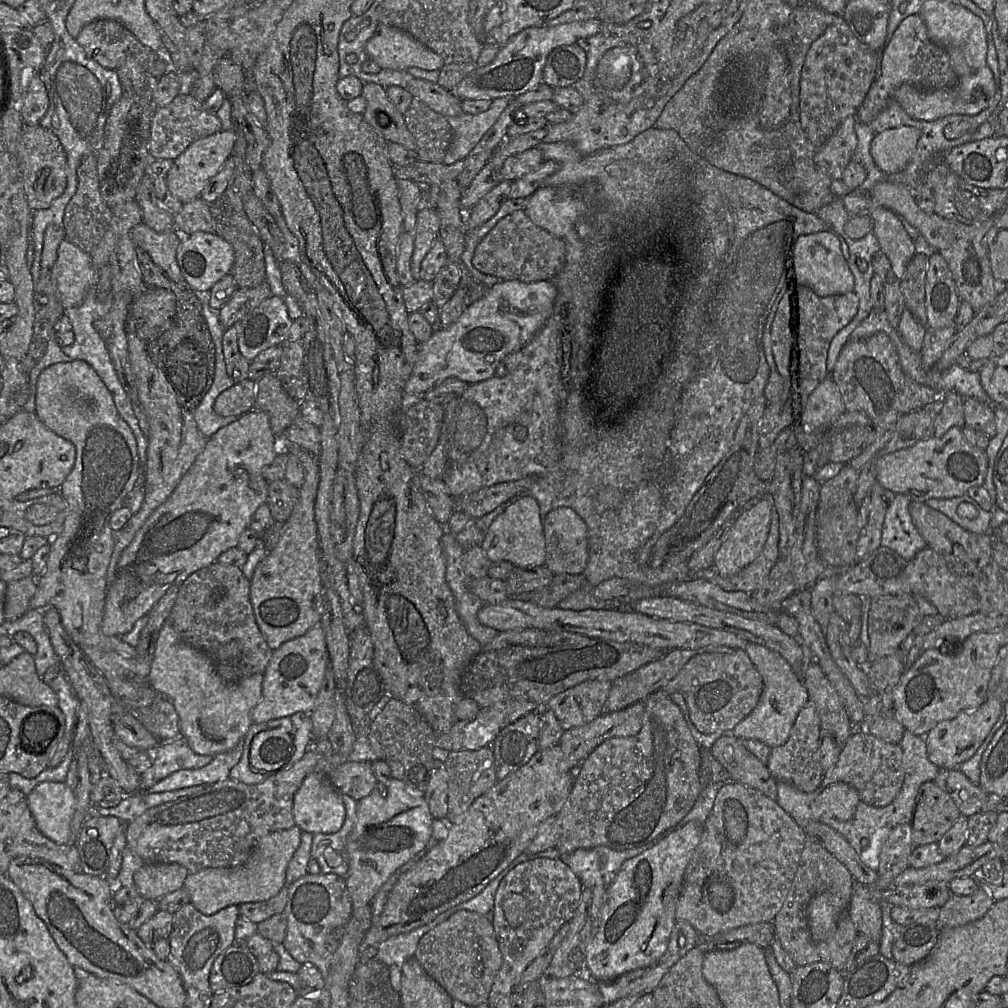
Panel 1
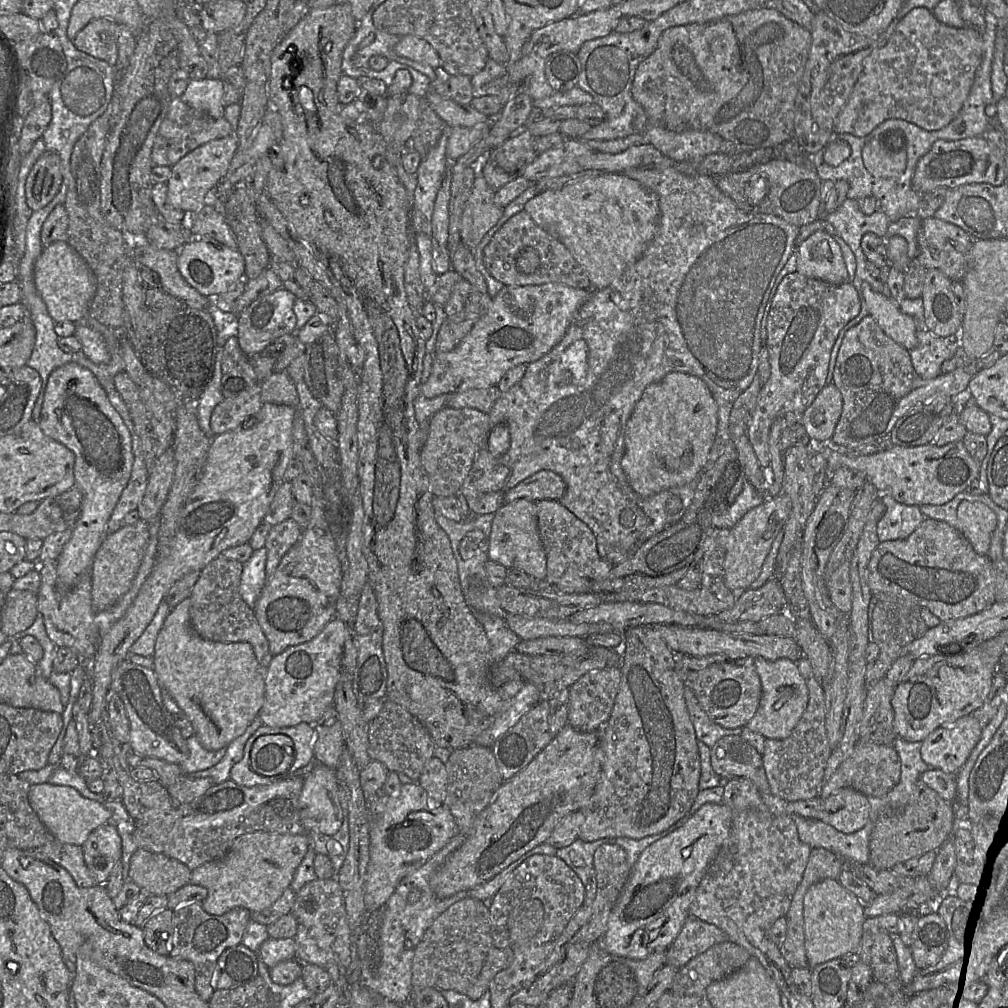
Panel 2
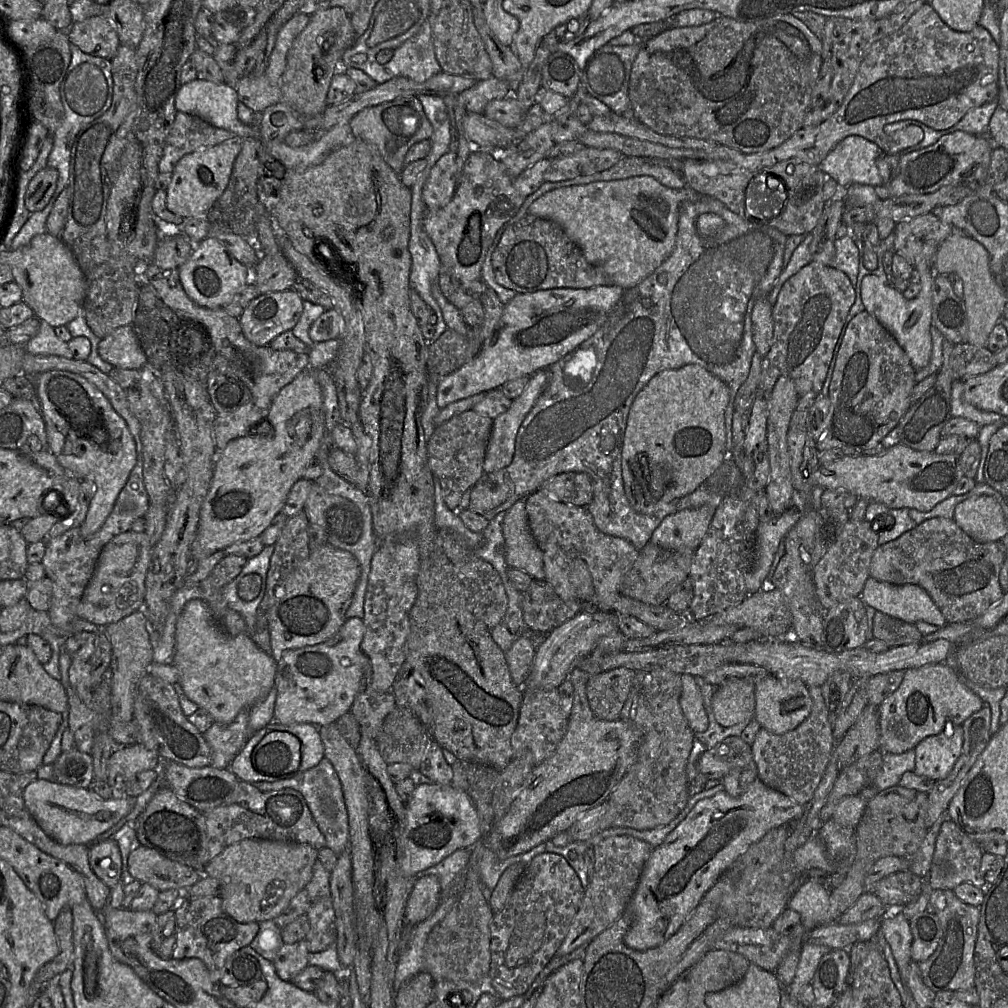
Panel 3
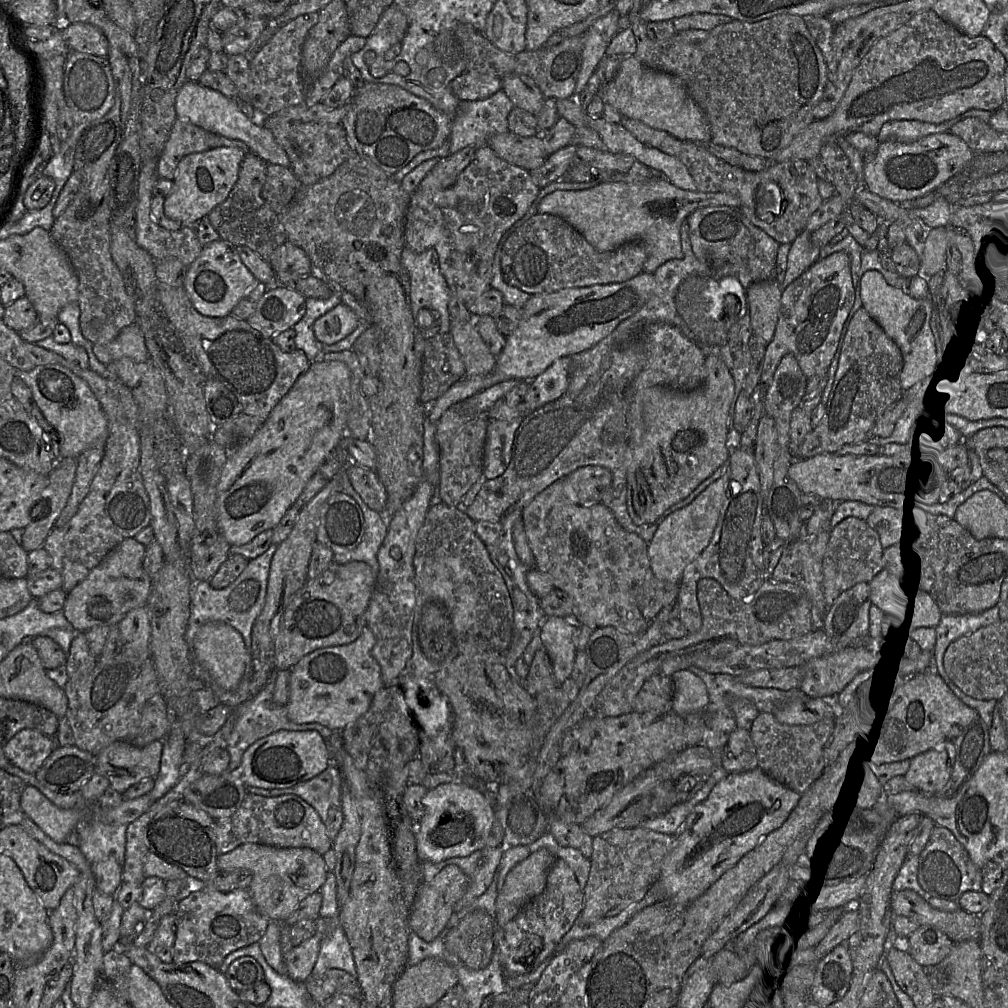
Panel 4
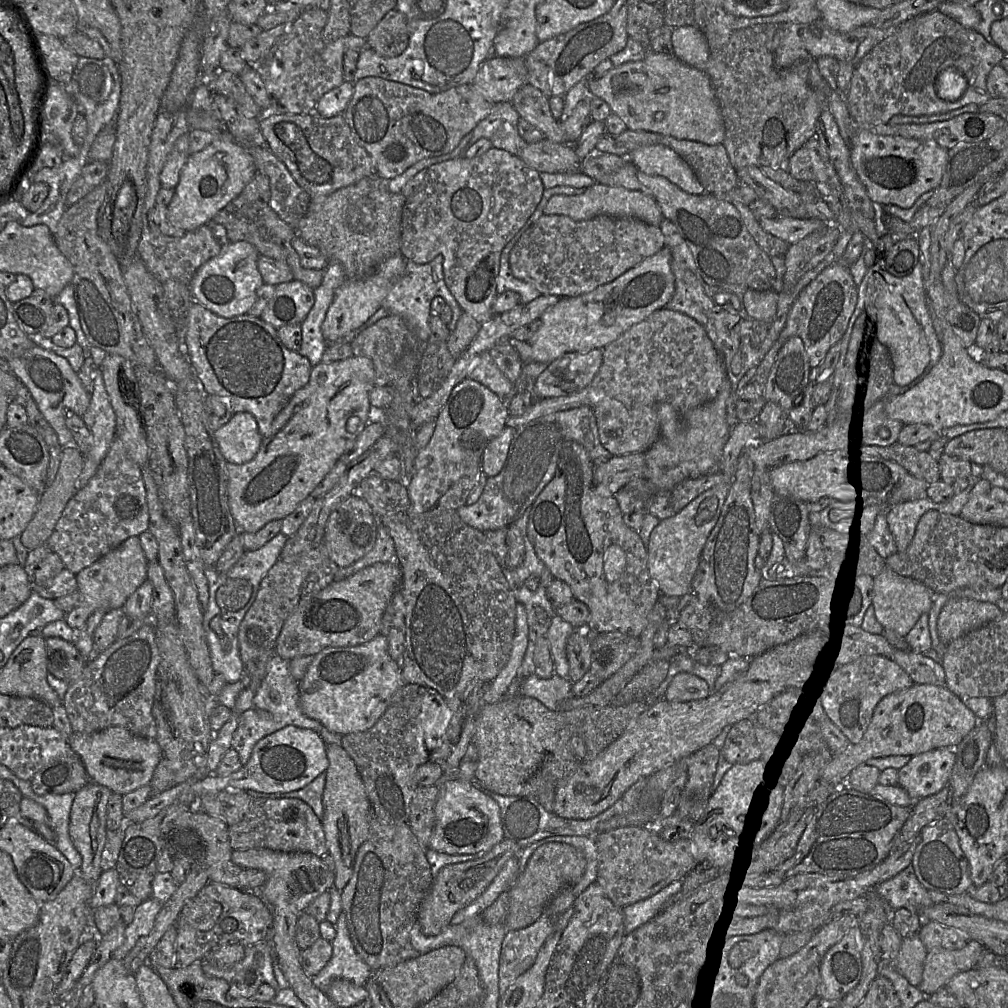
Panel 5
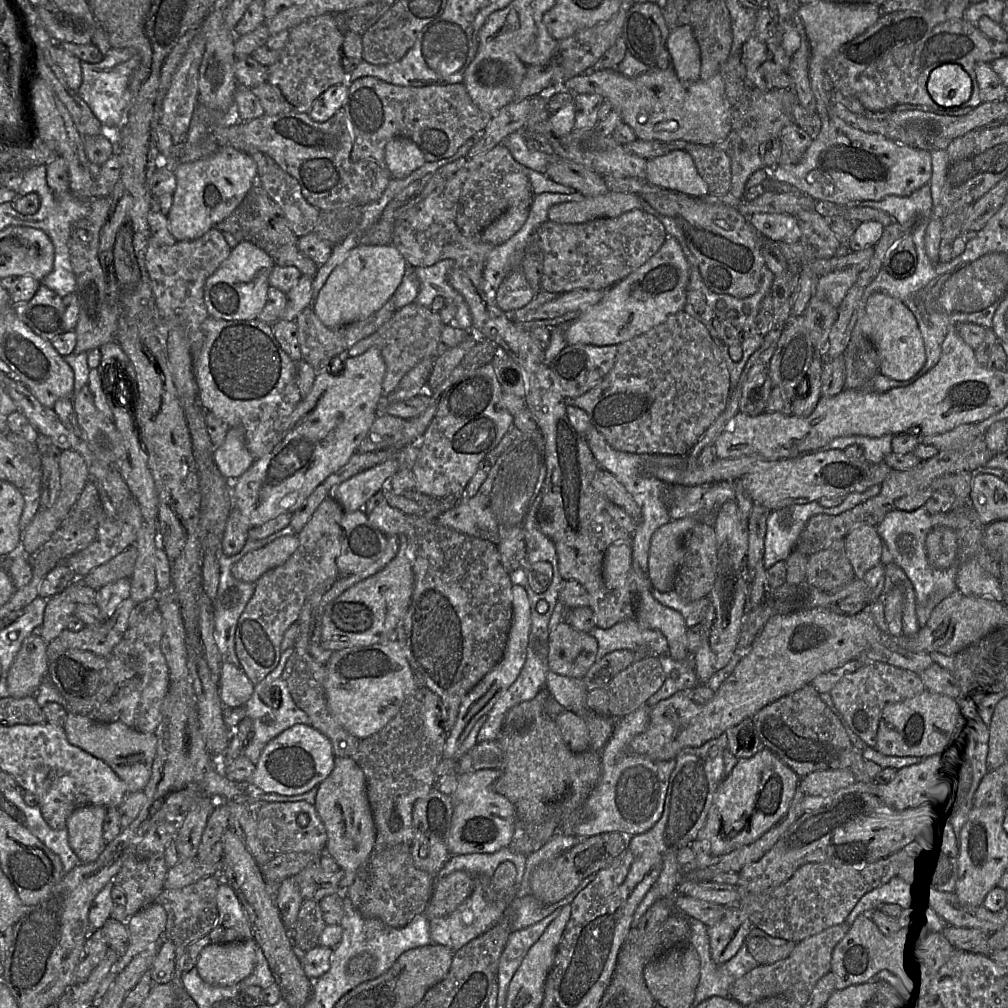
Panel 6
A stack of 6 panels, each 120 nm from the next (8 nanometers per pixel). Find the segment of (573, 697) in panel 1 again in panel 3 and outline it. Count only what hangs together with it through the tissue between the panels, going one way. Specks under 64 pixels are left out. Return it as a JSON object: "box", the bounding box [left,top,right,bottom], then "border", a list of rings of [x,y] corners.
{"box":[586,667,635,721],"border":[[[626,667],[589,675],[586,694],[597,718],[609,721],[620,719],[634,676],[635,671]]]}

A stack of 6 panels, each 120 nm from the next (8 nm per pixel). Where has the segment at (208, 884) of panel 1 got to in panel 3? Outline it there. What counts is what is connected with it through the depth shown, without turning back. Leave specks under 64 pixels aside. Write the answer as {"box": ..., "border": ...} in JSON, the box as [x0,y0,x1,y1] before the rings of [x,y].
{"box":[201,838,318,923],"border":[[[251,838],[226,847],[205,866],[201,877],[213,877],[222,883],[219,897],[222,899],[222,909],[225,913],[240,923],[259,923],[275,919],[287,908],[292,898],[304,890],[312,878],[316,860],[318,860],[318,850],[309,844]]]}

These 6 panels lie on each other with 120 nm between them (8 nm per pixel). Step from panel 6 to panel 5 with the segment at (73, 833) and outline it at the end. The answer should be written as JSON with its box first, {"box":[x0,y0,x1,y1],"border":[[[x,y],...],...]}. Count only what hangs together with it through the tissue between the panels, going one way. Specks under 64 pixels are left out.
{"box":[69,781,112,887],"border":[[[90,781],[75,793],[70,811],[69,836],[82,857],[79,871],[81,876],[94,887],[102,873],[101,854],[107,841],[107,806],[111,794],[112,791],[106,786]]]}

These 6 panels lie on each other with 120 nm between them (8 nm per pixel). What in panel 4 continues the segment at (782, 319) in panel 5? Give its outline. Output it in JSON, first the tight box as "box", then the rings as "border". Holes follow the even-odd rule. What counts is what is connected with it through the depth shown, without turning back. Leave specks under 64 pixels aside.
{"box":[630,221,753,449],"border":[[[685,221],[680,230],[680,241],[683,258],[669,260],[658,267],[654,273],[655,284],[647,303],[630,317],[630,321],[643,322],[643,326],[666,323],[678,327],[706,357],[717,355],[723,360],[734,380],[734,396],[727,420],[728,439],[732,449],[739,446],[741,435],[733,429],[736,402],[744,388],[751,365],[748,343],[753,330],[747,310],[746,290],[752,284],[752,279],[747,268],[739,275],[716,277],[710,268],[694,255],[689,226]],[[733,296],[740,300],[739,304],[731,300]]]}

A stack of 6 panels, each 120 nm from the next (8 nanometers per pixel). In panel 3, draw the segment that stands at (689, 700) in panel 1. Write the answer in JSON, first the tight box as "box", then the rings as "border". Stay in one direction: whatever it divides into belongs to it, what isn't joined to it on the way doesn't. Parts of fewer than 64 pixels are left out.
{"box":[712,678,755,727],"border":[[[735,678],[720,684],[712,697],[712,710],[724,727],[750,721],[755,714],[754,680]]]}

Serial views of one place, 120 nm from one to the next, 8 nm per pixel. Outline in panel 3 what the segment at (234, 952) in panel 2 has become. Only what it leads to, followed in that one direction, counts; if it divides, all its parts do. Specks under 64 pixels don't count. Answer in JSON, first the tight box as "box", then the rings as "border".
{"box":[219,951,262,987],"border":[[[236,951],[226,959],[219,983],[222,986],[239,987],[250,985],[262,978],[258,960],[250,954]]]}

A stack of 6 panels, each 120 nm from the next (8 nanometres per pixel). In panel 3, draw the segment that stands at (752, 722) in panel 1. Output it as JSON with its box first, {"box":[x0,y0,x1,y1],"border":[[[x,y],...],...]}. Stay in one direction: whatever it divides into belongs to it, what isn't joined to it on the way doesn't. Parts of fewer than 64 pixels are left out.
{"box":[754,673,812,734],"border":[[[770,673],[754,680],[755,714],[761,728],[773,734],[784,734],[799,726],[810,714],[812,700],[808,687],[800,680],[781,679]]]}

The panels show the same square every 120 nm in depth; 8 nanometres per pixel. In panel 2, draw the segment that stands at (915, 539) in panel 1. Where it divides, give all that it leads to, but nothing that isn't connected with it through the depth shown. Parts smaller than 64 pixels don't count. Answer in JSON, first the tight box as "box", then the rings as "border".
{"box":[877,494,926,542],"border":[[[879,494],[879,498],[886,507],[884,516],[877,523],[877,536],[880,542],[905,539],[926,519],[919,506],[897,502],[890,494]]]}

